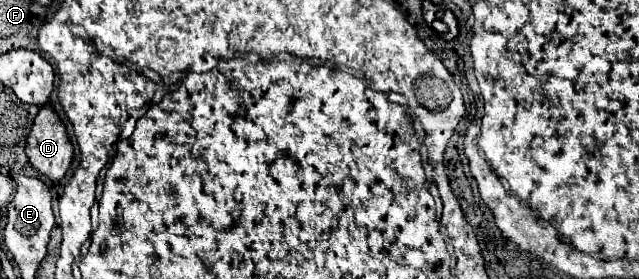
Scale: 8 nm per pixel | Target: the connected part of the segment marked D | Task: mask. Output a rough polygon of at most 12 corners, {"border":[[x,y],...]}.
{"border":[[44,104],[28,134],[26,156],[62,180],[74,146],[54,108]]}

